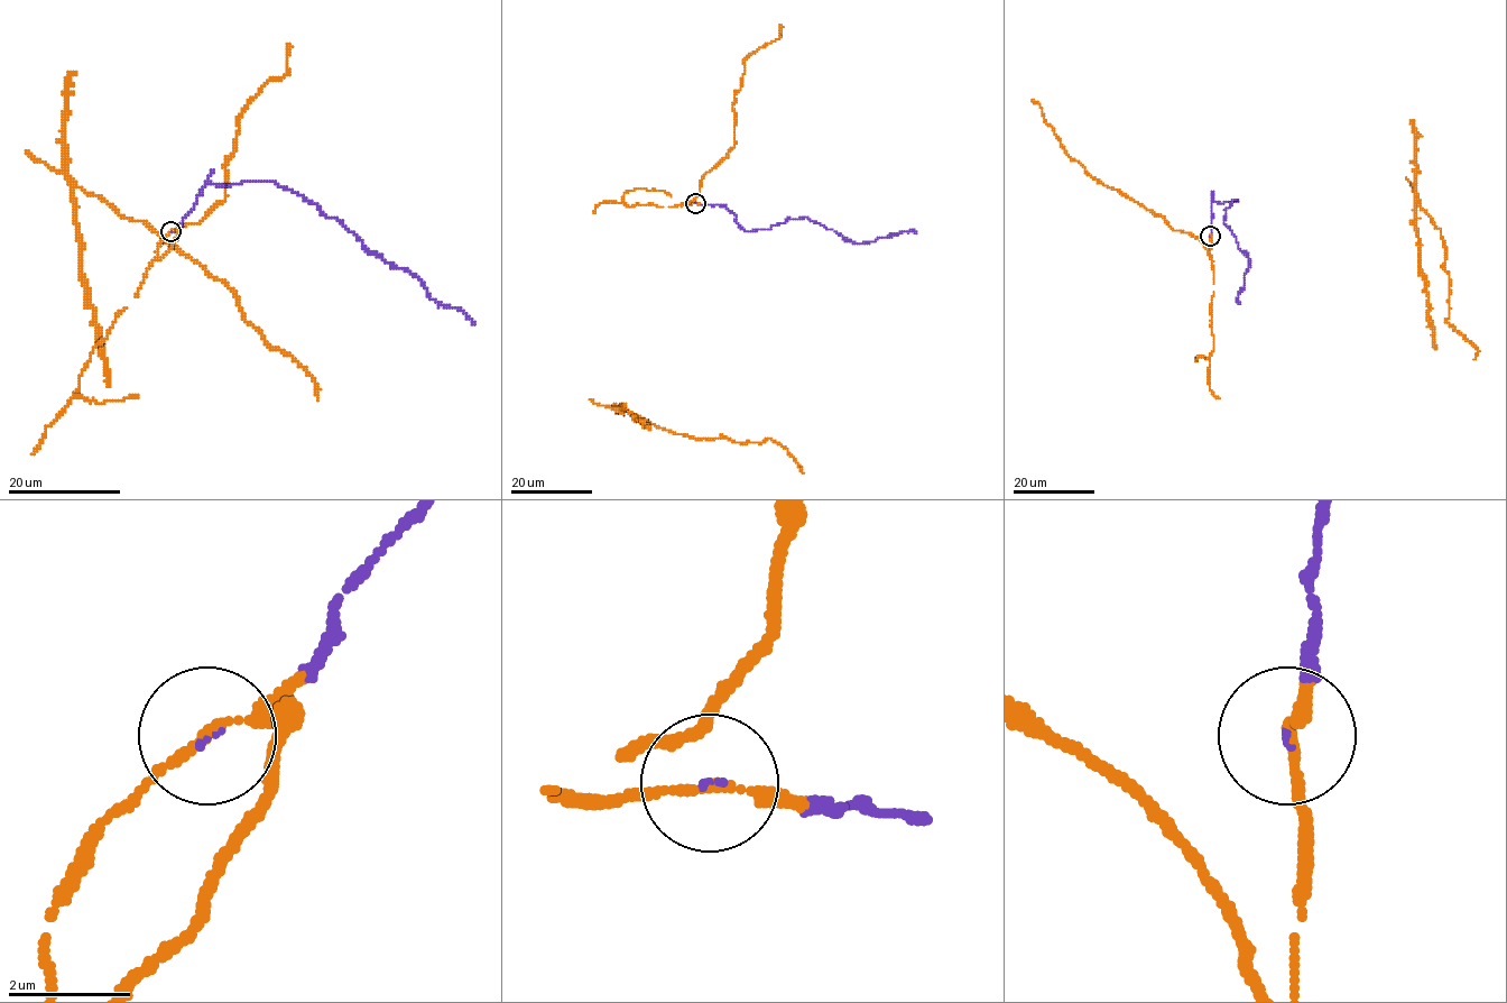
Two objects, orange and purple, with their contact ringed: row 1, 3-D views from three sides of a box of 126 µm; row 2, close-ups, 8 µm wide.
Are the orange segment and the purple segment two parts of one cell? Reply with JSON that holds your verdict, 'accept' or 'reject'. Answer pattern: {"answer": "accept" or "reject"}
{"answer": "accept"}

